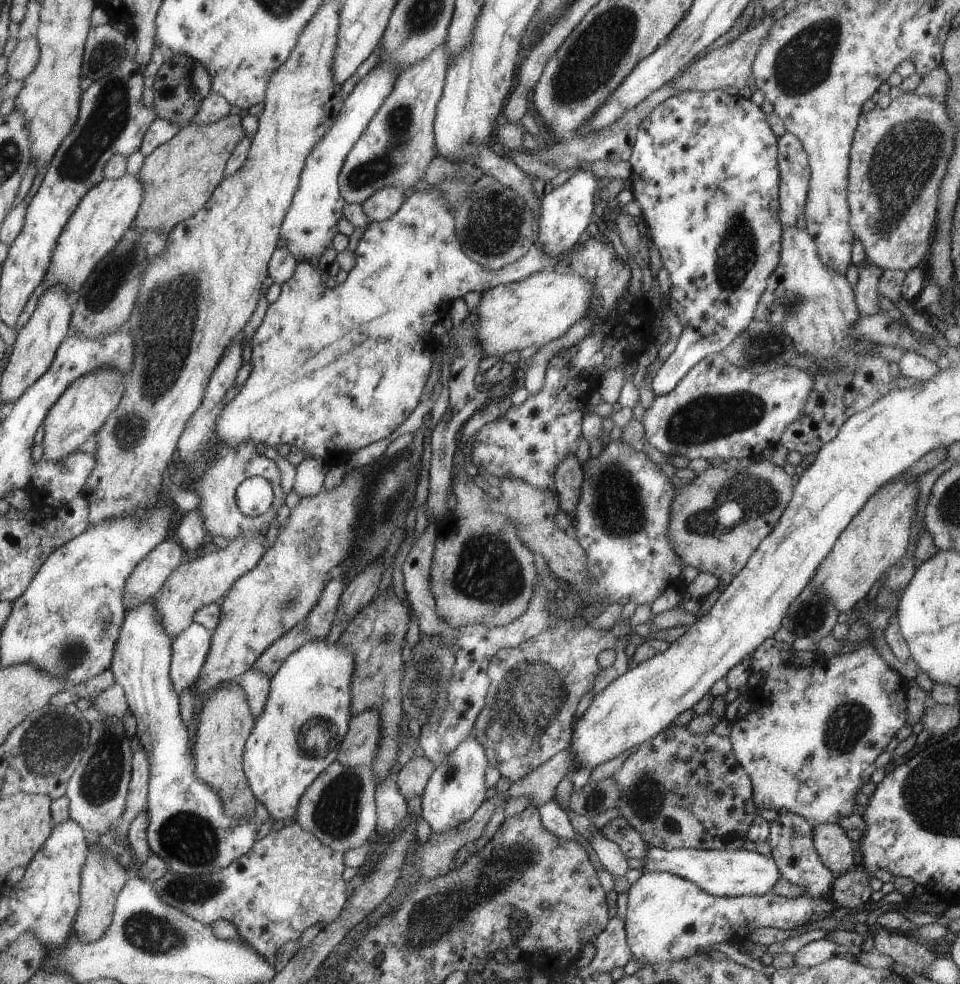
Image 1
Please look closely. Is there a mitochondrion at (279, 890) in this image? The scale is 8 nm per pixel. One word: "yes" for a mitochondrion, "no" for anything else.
no

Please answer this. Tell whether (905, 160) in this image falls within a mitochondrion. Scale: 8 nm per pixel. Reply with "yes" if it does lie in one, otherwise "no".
yes

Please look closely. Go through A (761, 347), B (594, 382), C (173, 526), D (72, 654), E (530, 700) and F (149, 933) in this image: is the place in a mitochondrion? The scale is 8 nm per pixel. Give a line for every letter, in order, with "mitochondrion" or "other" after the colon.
A: mitochondrion
B: other
C: other
D: mitochondrion
E: mitochondrion
F: mitochondrion

